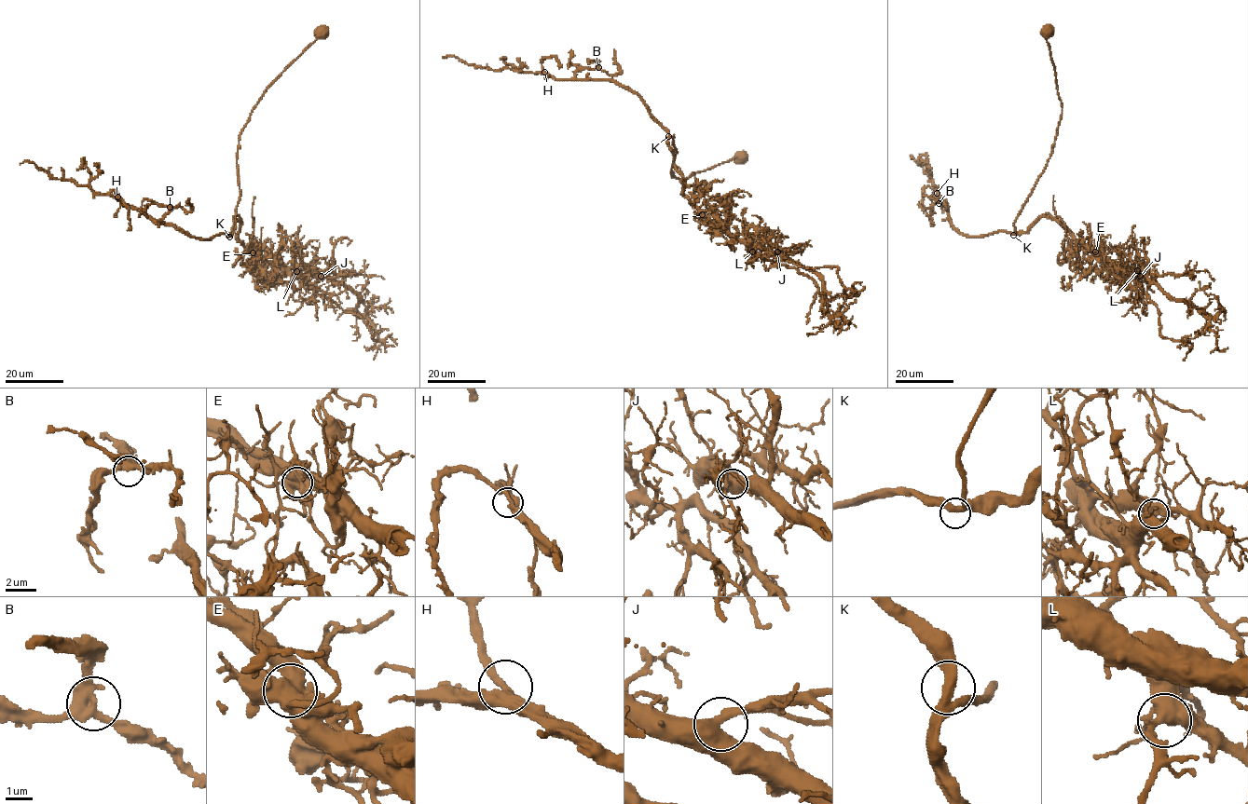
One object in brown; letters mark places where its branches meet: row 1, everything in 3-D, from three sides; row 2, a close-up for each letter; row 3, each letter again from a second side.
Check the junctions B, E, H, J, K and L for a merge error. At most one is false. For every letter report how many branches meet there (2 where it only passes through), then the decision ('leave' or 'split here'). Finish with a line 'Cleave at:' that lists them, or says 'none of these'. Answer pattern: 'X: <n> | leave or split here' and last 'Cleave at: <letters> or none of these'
B: 3 | leave
E: 3 | split here
H: 3 | leave
J: 3 | leave
K: 3 | leave
L: 3 | leave
Cleave at: E

